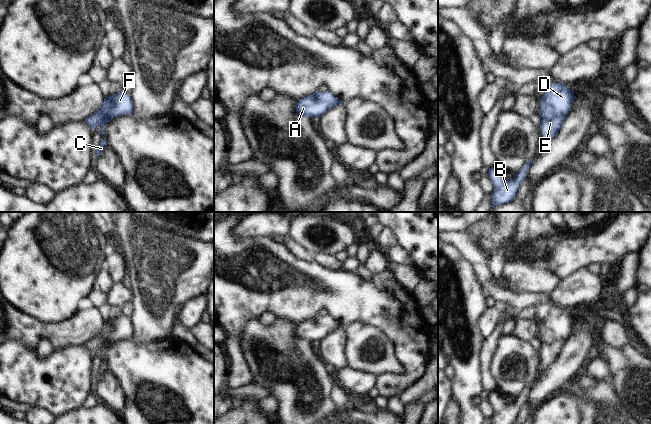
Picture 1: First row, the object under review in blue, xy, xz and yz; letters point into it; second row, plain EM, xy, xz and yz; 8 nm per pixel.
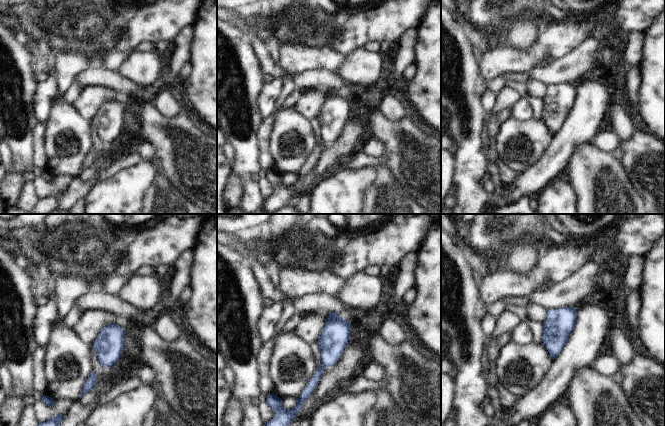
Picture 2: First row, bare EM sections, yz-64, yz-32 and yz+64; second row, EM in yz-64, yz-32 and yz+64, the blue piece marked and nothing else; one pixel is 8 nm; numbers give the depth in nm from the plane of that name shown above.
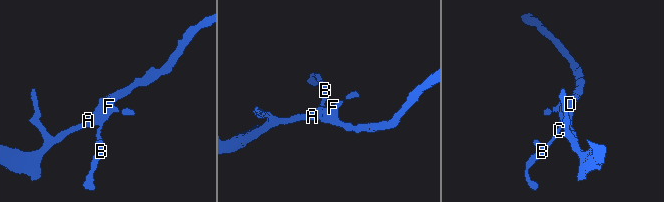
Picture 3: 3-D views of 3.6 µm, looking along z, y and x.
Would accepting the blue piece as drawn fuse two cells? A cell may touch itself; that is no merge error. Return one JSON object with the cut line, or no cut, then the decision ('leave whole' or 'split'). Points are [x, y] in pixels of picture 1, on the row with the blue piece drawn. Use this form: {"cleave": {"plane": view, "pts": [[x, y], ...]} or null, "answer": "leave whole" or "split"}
{"cleave": null, "answer": "leave whole"}

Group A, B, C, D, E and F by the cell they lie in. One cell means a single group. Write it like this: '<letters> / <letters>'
A B C D E F

